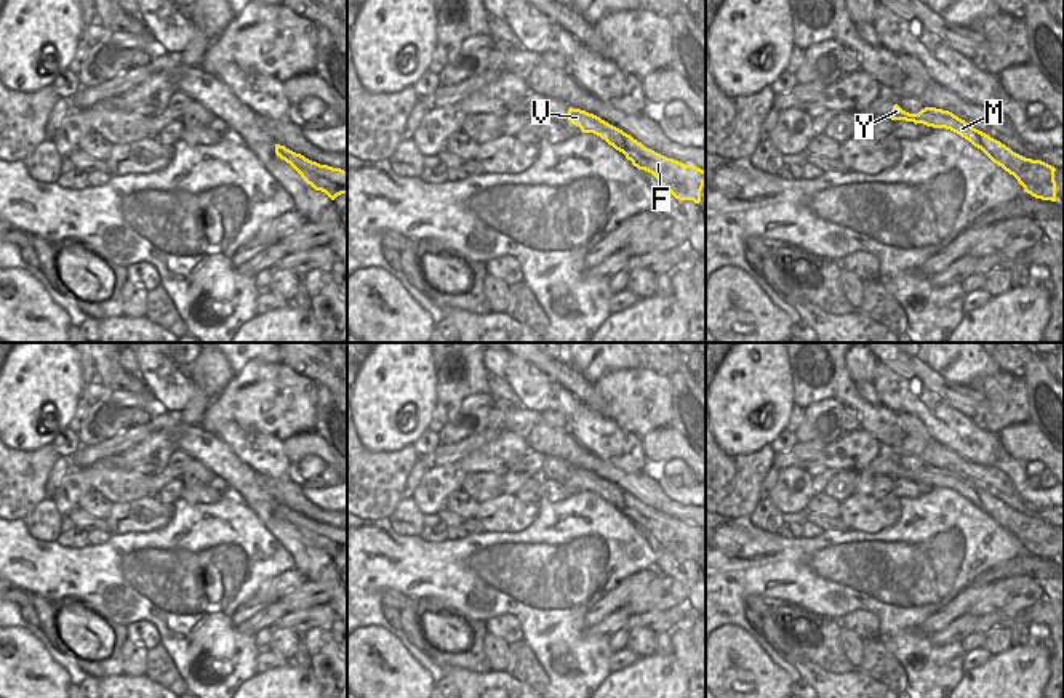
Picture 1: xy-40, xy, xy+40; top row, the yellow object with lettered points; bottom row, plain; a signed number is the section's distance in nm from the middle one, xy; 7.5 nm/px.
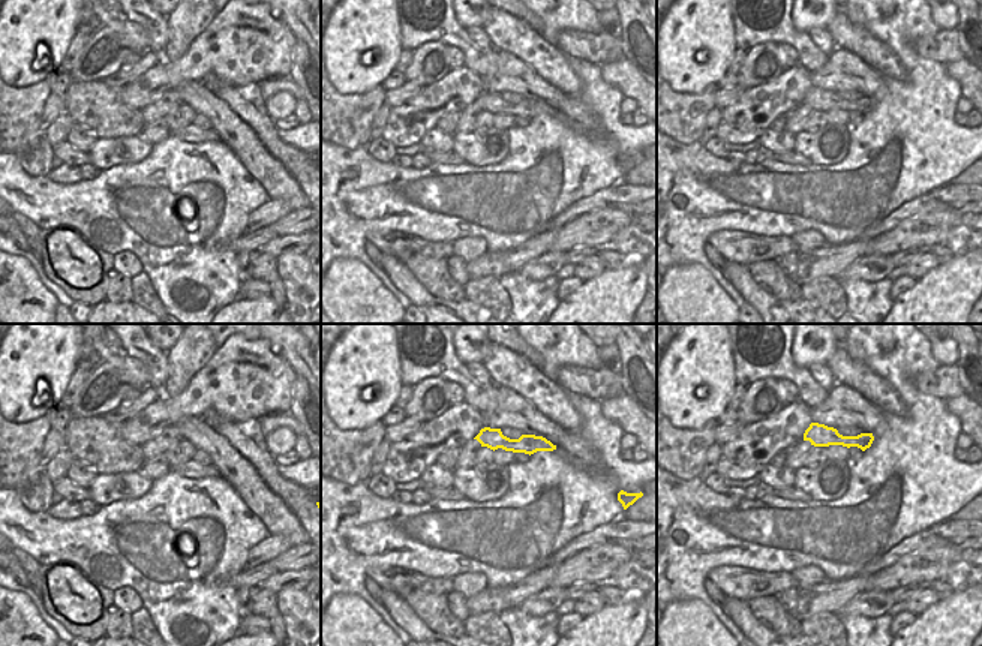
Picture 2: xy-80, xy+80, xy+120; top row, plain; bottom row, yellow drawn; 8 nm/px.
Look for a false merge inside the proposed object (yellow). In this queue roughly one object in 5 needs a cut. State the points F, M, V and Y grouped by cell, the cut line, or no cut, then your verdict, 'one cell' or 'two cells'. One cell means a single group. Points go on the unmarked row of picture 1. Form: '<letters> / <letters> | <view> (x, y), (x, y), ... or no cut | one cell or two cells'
F M V Y | no cut | one cell

